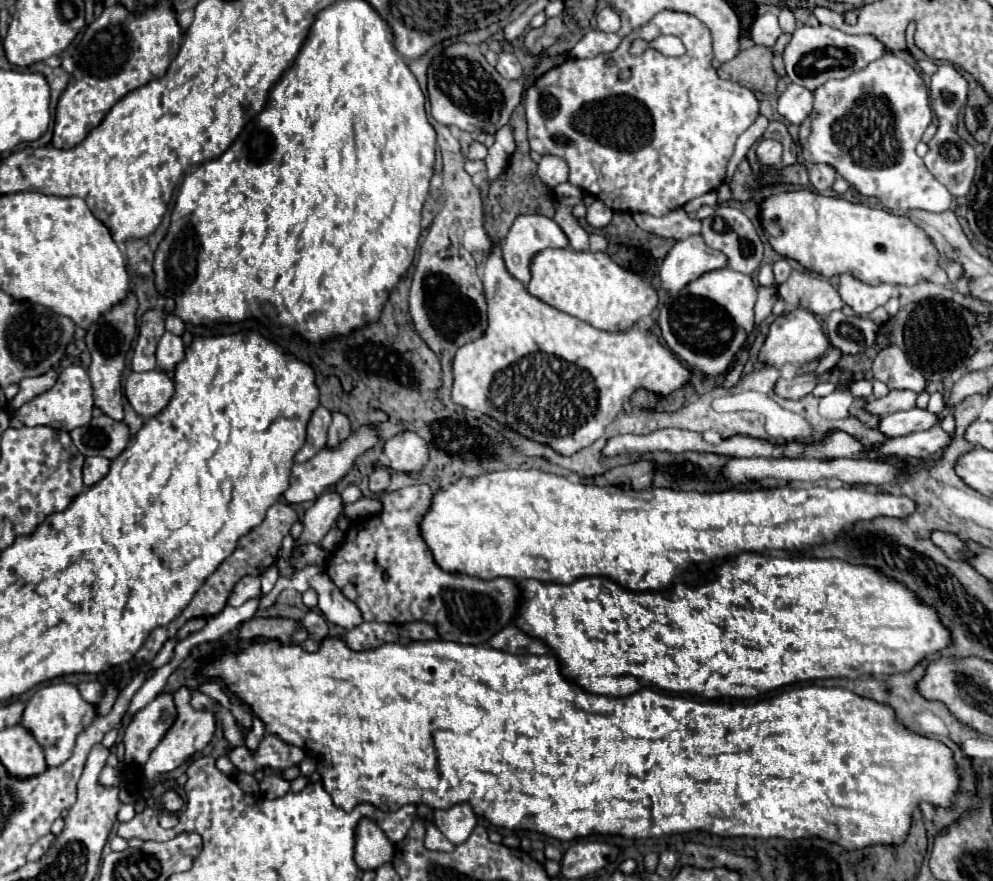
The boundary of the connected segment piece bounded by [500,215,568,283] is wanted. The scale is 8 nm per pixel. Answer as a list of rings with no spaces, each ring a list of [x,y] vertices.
[[[518,215],[506,239],[500,243],[502,257],[508,273],[522,281],[530,281],[530,261],[546,247],[566,247],[568,237],[564,231],[544,215]]]

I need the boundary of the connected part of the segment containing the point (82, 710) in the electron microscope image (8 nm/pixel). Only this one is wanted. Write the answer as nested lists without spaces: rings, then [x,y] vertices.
[[[50,683],[50,685],[40,687],[32,695],[32,699],[28,701],[28,705],[24,709],[20,723],[26,725],[26,729],[30,729],[34,733],[36,741],[44,747],[46,763],[48,765],[60,765],[62,761],[66,761],[70,757],[78,733],[84,731],[92,723],[94,715],[96,715],[94,705],[86,703],[74,685]]]

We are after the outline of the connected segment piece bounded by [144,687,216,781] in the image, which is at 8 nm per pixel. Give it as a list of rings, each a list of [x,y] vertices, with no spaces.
[[[180,687],[174,693],[174,701],[178,705],[178,721],[172,725],[170,733],[166,733],[166,737],[160,741],[160,745],[154,749],[154,753],[146,761],[144,775],[146,775],[148,781],[158,779],[164,773],[170,773],[172,769],[182,765],[190,755],[194,755],[196,751],[202,751],[210,743],[210,739],[212,739],[212,735],[216,731],[216,715],[210,713],[210,711],[196,711],[196,709],[192,709],[190,707],[190,697],[184,693],[184,687]]]

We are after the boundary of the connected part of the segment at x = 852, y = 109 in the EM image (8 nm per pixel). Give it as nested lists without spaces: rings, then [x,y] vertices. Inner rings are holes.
[[[884,53],[880,59],[872,61],[858,73],[844,79],[830,79],[814,91],[814,109],[804,125],[800,125],[798,145],[802,147],[802,157],[808,163],[826,163],[836,169],[858,193],[866,197],[878,197],[884,207],[892,211],[906,213],[908,209],[924,211],[946,211],[952,205],[950,191],[926,169],[924,161],[916,155],[916,145],[922,139],[924,129],[932,121],[932,109],[928,99],[928,89],[920,73],[894,53]],[[810,129],[828,129],[826,141],[812,137]]]

